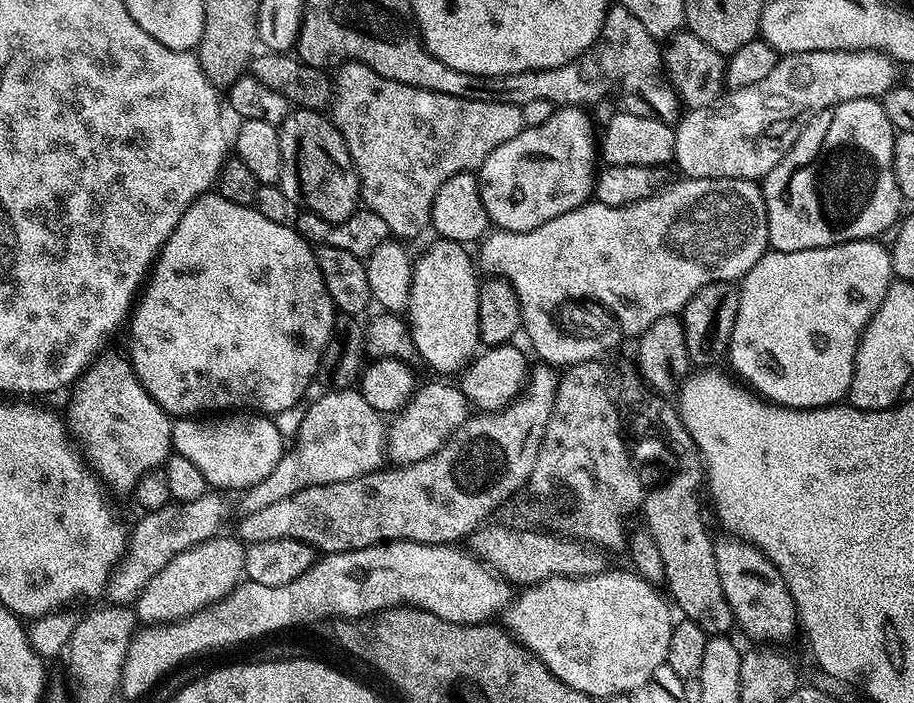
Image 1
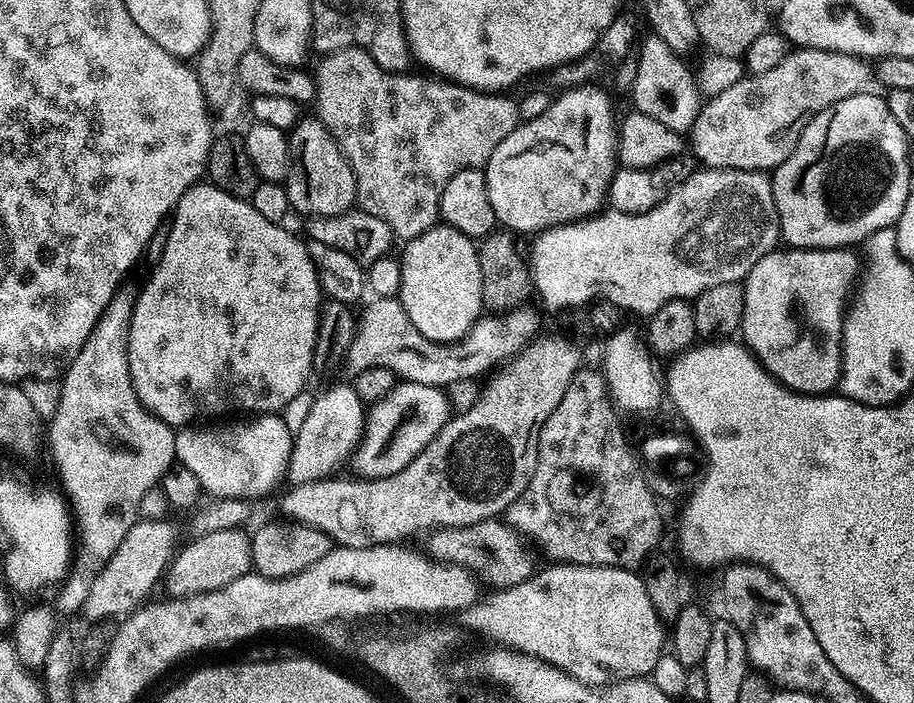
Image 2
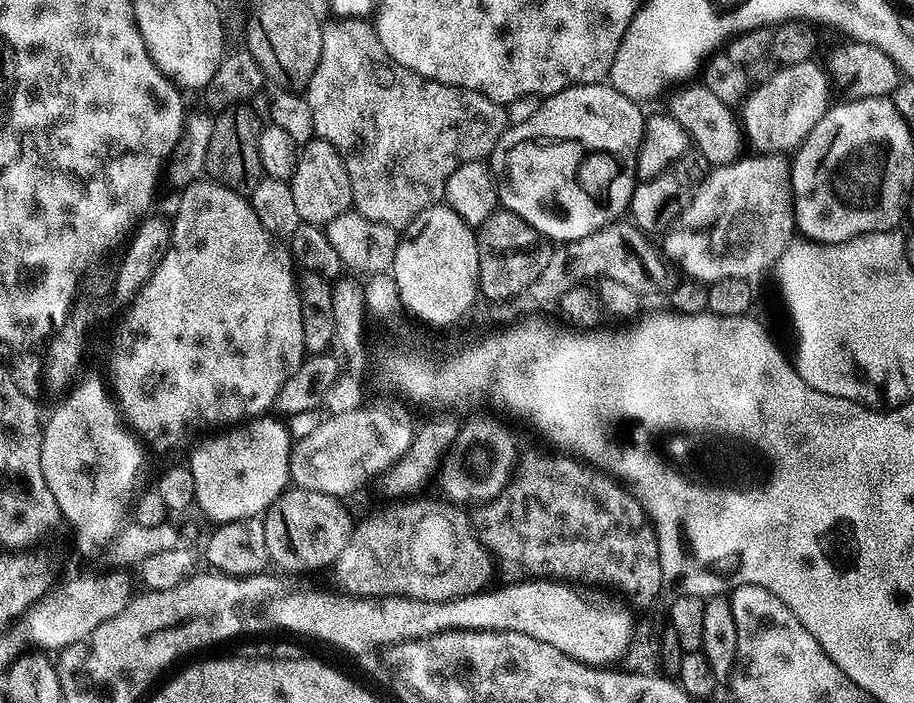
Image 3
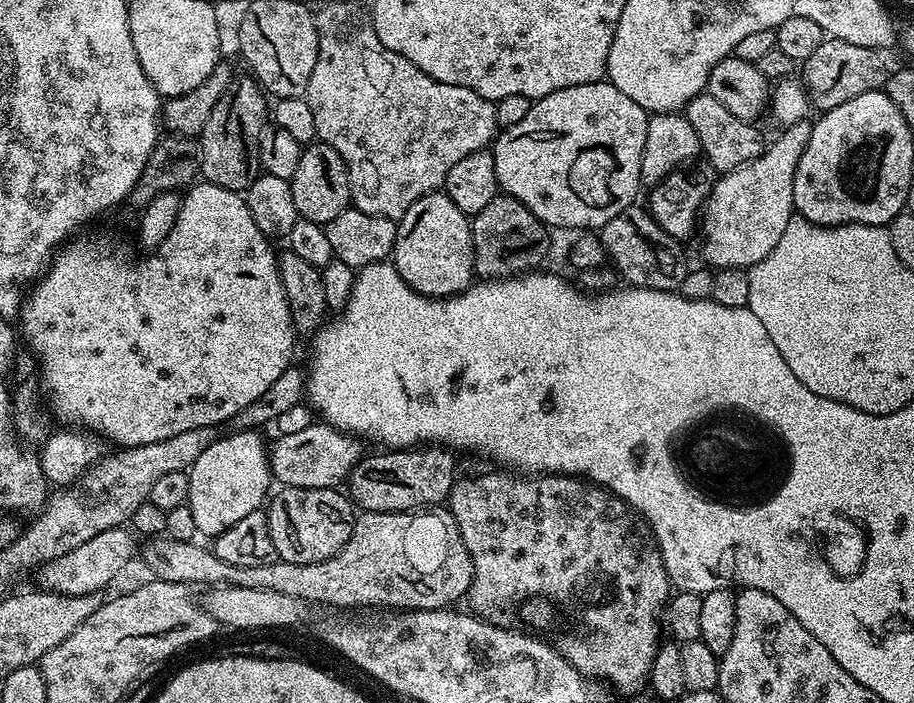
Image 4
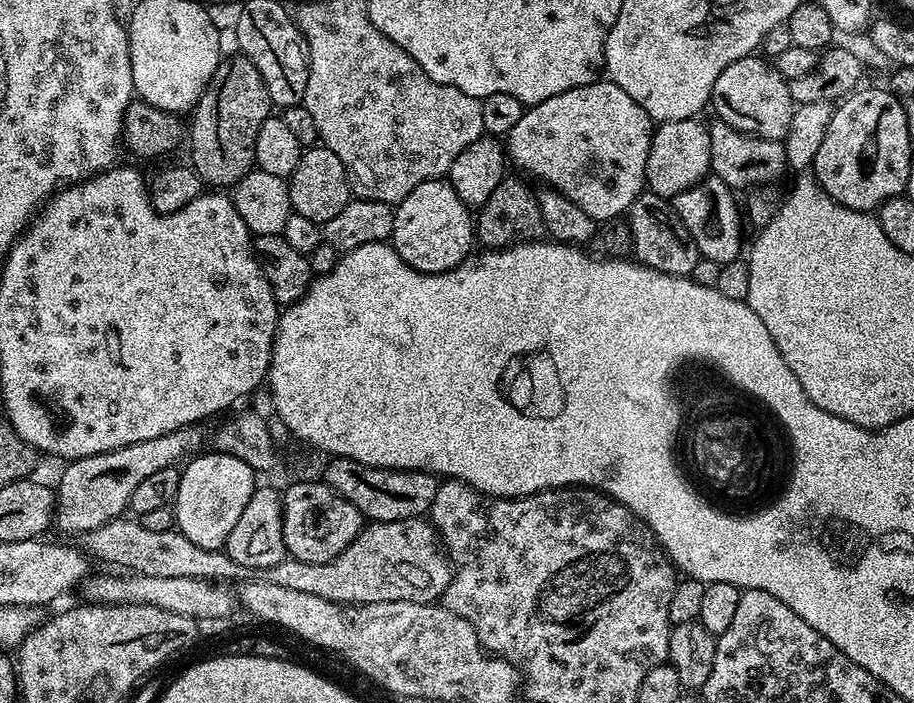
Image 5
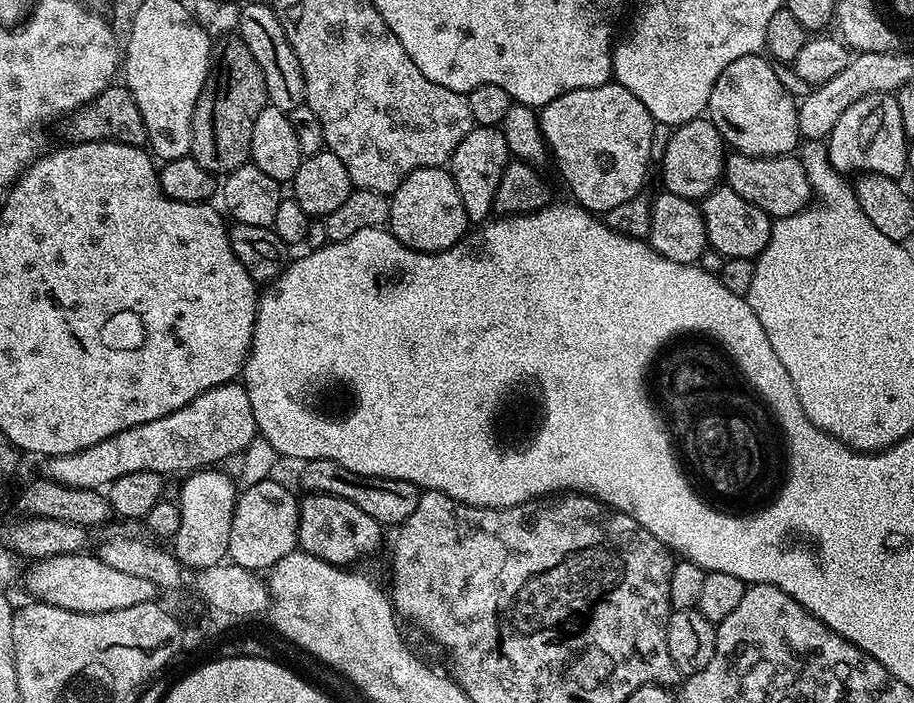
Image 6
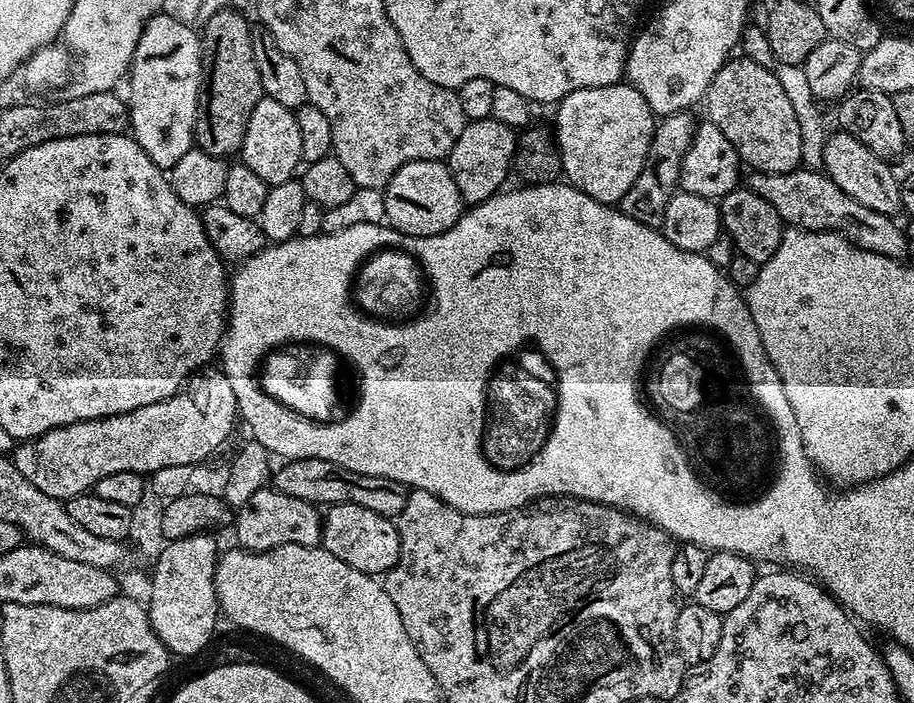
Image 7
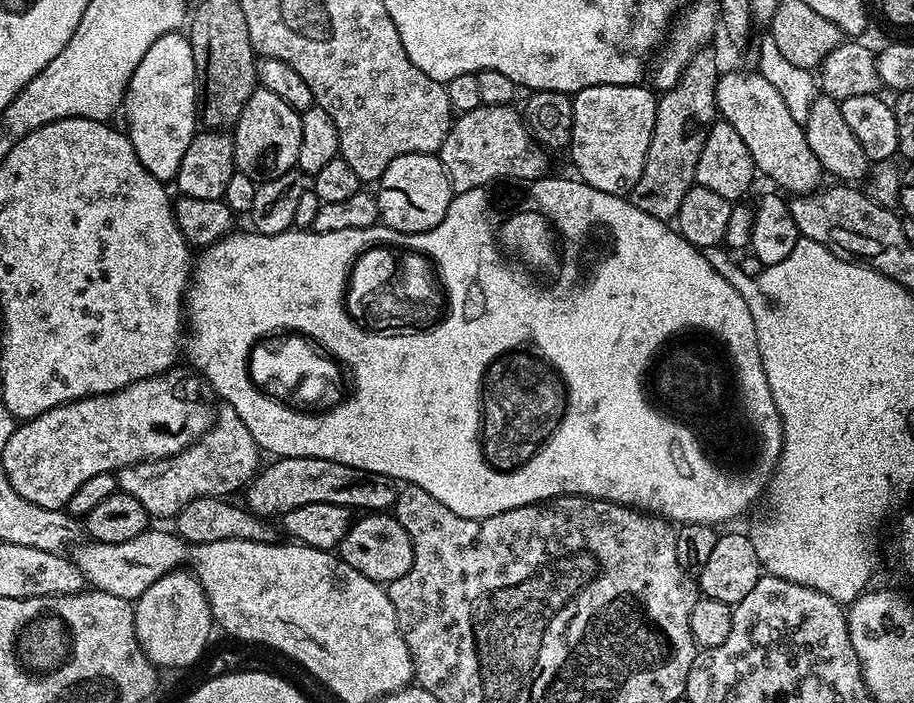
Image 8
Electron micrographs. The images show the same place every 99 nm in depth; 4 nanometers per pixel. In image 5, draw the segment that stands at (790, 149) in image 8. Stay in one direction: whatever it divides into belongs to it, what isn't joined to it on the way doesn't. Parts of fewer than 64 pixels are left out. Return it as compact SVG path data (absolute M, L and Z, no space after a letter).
M756 54L730 62L730 66L718 74L718 82L712 87L710 108L716 111L715 119L726 122L742 134L779 141L787 137L794 111L788 81L767 59Z

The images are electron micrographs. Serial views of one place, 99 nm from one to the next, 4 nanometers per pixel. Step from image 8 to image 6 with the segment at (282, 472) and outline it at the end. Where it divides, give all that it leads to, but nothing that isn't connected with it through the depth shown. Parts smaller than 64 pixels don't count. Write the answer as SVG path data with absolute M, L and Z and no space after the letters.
M309 460L304 468L304 492L311 494L330 494L338 498L346 498L354 502L370 518L374 518L381 526L399 526L403 524L410 514L414 514L414 506L418 506L418 498L421 489L405 480L391 480L390 478L378 478L377 476L363 476L354 474L354 470L346 470L346 466L338 466L333 460Z

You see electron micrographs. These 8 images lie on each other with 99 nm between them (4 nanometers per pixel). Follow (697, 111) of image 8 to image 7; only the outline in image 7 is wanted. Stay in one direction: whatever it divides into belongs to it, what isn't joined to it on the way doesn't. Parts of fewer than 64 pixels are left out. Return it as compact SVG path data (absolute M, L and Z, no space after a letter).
M691 111L671 113L657 123L650 150L646 154L646 162L642 166L642 174L638 174L634 186L626 190L626 194L619 202L619 209L634 222L642 222L651 228L659 228L662 218L666 214L666 202L680 187L680 171L682 158L686 158L686 150L690 150L690 142L696 133L697 117L692 117Z

